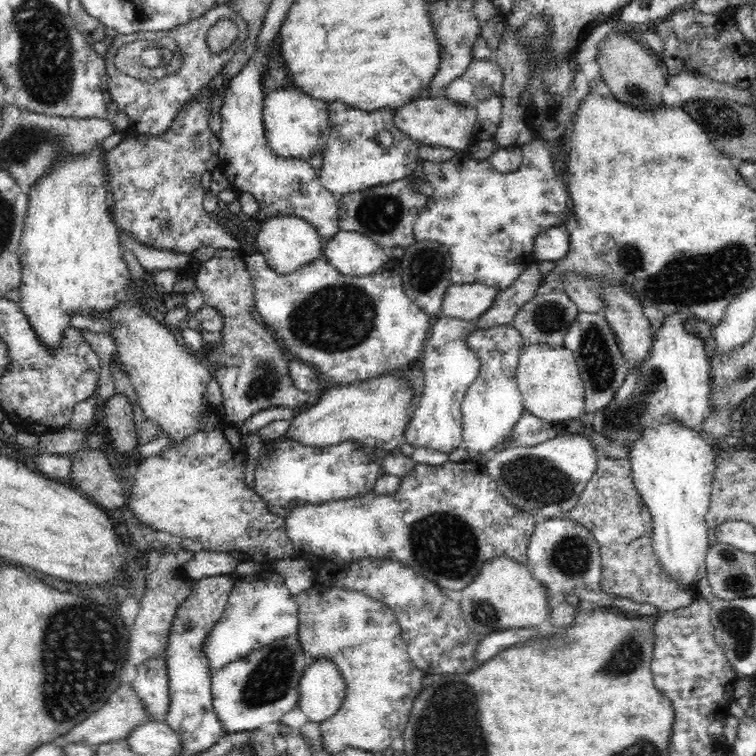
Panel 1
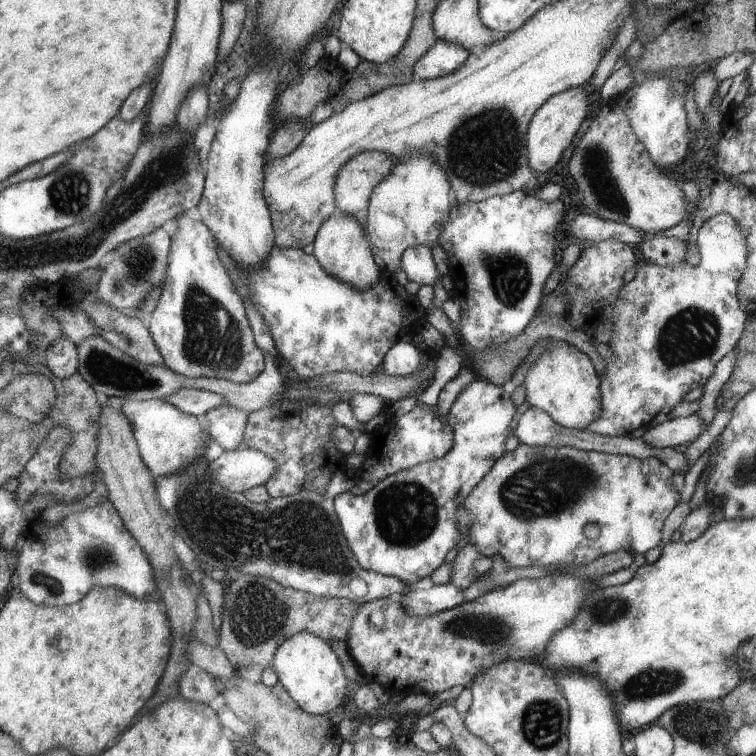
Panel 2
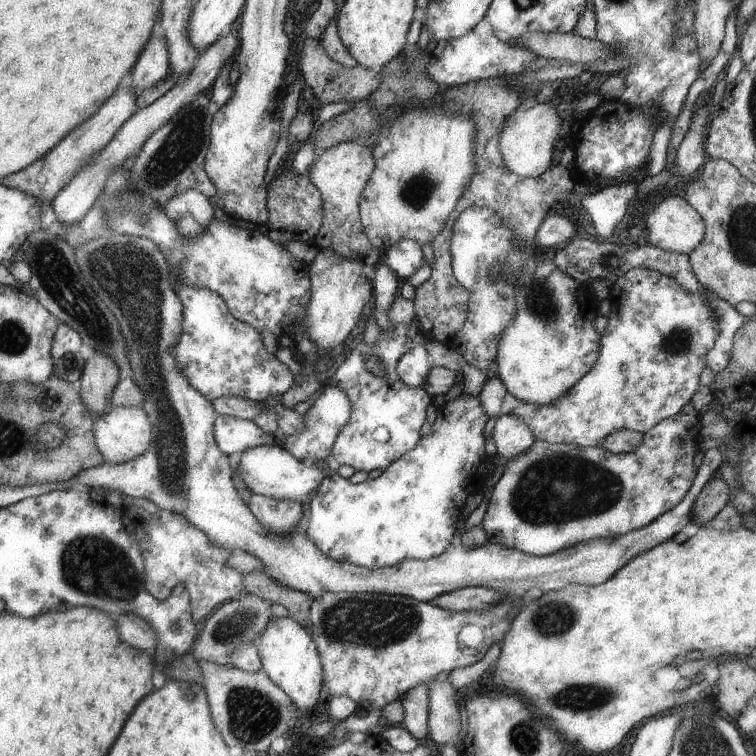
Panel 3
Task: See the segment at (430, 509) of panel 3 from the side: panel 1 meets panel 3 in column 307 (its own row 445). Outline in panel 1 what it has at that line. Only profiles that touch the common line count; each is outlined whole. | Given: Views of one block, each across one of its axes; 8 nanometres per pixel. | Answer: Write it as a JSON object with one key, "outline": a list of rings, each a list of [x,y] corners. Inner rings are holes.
{"outline":[[[527,410],[522,412],[518,423],[502,446],[512,445],[537,445],[562,434],[562,422],[546,422]]]}

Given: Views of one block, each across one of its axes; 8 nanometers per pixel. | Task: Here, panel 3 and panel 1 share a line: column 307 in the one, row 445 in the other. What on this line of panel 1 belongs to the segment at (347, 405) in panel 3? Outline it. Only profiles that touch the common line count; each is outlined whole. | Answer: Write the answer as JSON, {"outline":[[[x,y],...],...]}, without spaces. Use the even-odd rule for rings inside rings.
{"outline":[[[444,314],[433,320],[428,339],[425,340],[422,360],[419,362],[425,376],[425,387],[404,430],[404,440],[410,446],[428,447],[446,454],[463,447],[461,404],[468,387],[480,374],[478,353],[466,345],[466,339],[478,330],[478,324],[473,321],[460,320]]]}

